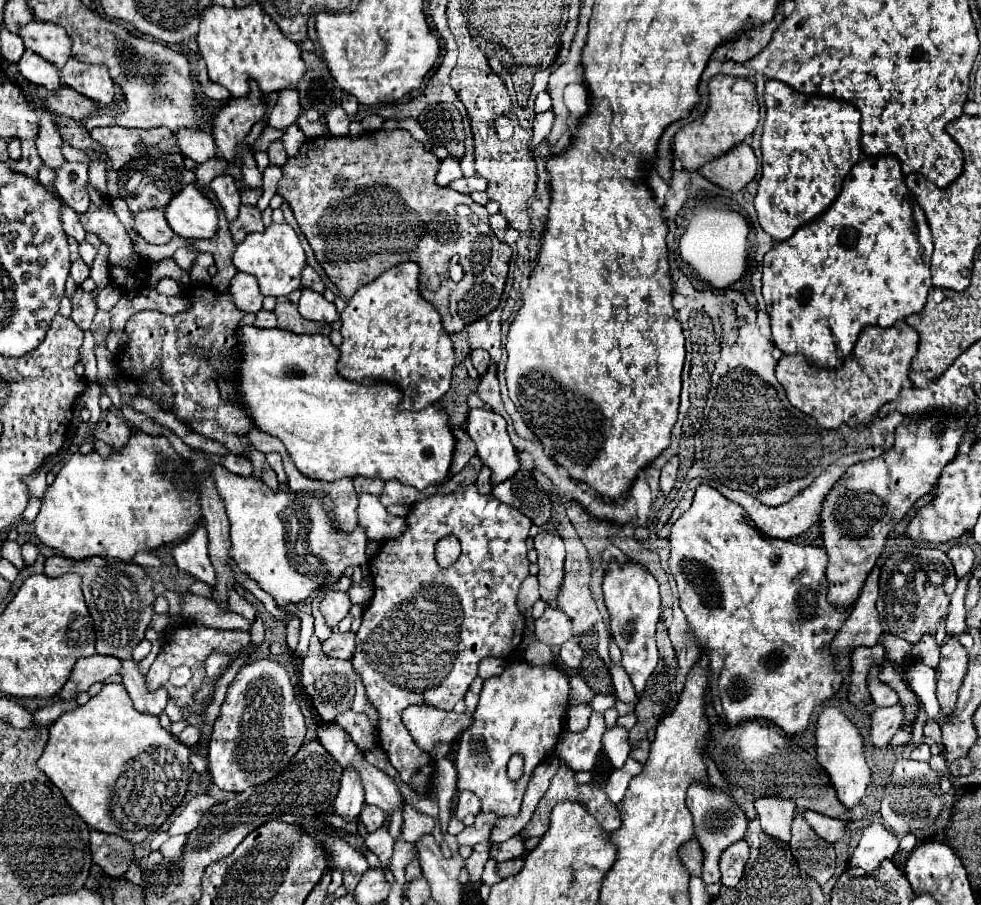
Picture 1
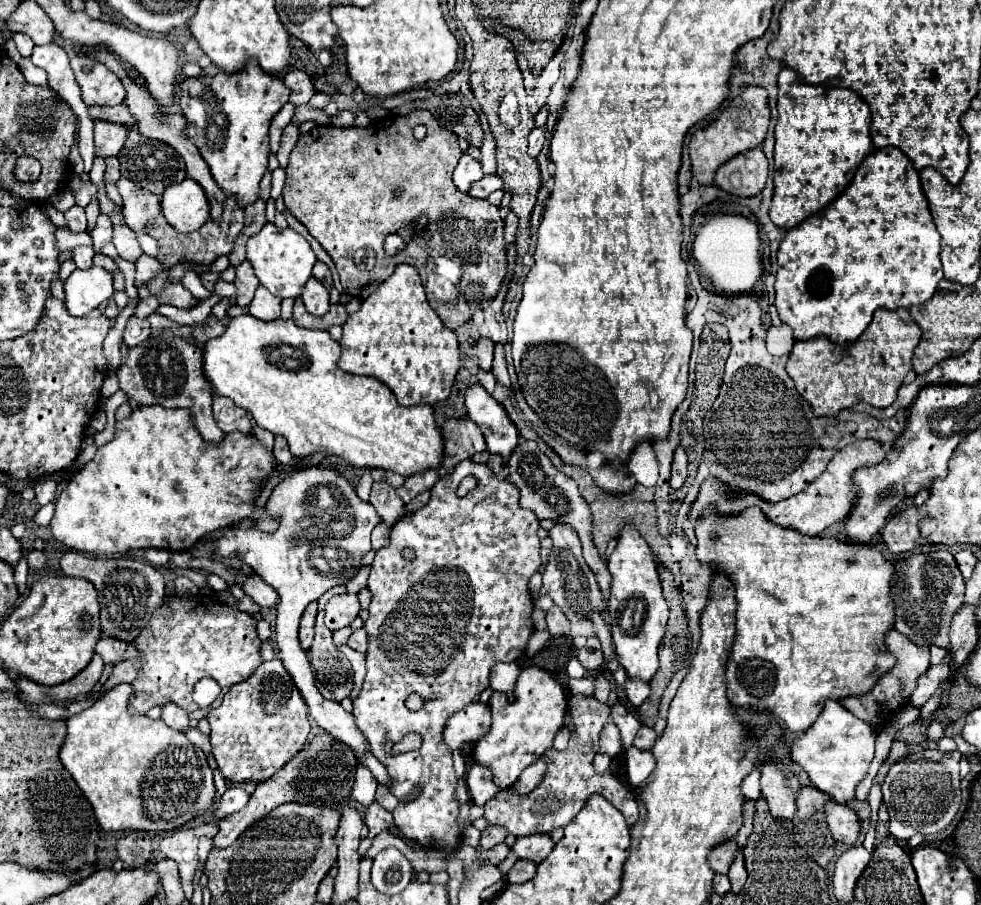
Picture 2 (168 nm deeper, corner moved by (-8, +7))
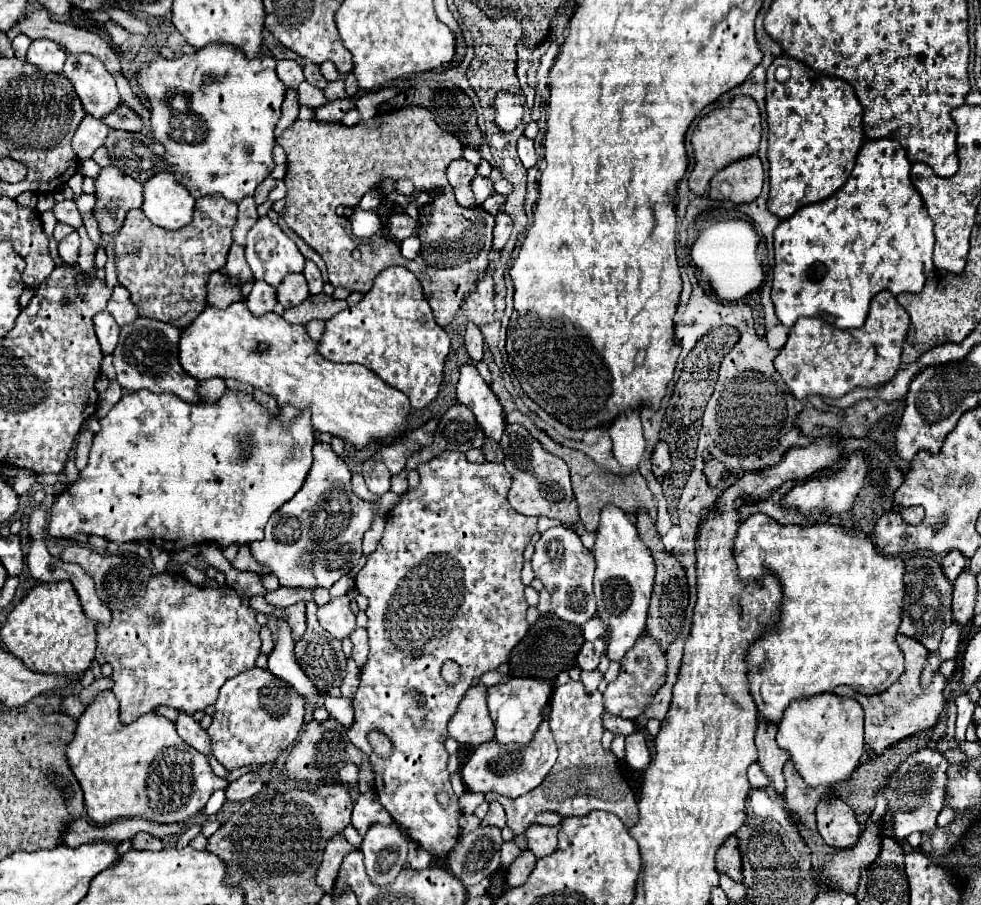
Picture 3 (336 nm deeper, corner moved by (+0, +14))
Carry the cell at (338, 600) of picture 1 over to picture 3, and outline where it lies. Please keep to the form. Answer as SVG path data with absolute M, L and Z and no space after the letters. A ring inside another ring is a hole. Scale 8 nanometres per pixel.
M342 595L318 607L320 625L336 639L344 639L356 629L356 615L350 609L350 597Z

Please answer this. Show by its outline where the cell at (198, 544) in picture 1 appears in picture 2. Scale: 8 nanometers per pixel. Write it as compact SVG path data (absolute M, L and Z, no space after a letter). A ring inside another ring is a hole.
M250 576L246 584L242 584L244 592L260 606L268 606L268 608L276 608L278 604L278 594L274 588L270 588L270 584L266 584L264 580L260 580L260 576Z

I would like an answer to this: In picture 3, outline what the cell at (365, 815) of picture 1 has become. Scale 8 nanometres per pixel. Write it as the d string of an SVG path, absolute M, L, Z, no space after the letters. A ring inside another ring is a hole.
M362 793L352 811L352 825L358 829L360 835L366 835L374 823L390 825L394 819L390 813L380 805L376 793Z

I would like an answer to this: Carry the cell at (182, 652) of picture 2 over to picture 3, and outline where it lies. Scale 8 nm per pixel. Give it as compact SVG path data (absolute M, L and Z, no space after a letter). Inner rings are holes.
M156 573L148 581L144 599L124 613L112 613L110 627L98 629L96 661L112 665L114 695L120 703L120 721L130 723L138 715L150 713L156 705L168 705L192 715L194 711L204 711L216 701L218 689L226 679L236 677L242 671L254 667L260 655L260 625L254 619L254 611L248 599L242 599L230 589L226 595L218 589L196 587L178 573Z

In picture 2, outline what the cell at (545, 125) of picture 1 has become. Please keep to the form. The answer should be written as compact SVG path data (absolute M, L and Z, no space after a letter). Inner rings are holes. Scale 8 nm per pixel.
M534 128L528 136L528 156L536 158L544 146L546 140L546 128Z

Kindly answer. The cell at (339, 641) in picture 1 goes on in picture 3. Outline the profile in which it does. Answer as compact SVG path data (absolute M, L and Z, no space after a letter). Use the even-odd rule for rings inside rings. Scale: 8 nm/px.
M362 627L354 629L352 635L350 635L350 641L352 641L352 645L354 645L352 657L354 657L356 665L362 667L362 665L364 665L364 659L366 659L366 655L368 655L368 637L366 637L366 629L362 629Z

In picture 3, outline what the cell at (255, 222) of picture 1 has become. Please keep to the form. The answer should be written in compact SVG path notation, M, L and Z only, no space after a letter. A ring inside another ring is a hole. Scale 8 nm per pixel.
M244 197L238 205L238 219L236 225L232 229L232 237L234 243L238 245L246 245L246 233L250 231L250 227L258 221L258 213L256 213L256 203L252 197Z

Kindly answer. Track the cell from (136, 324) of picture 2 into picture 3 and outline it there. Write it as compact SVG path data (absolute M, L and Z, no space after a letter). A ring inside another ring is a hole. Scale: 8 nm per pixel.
M120 283L114 287L112 297L110 297L106 309L112 313L112 317L116 319L116 323L118 323L120 327L124 327L124 325L128 325L128 323L132 323L132 321L138 319L136 305L130 301L128 289L122 287Z

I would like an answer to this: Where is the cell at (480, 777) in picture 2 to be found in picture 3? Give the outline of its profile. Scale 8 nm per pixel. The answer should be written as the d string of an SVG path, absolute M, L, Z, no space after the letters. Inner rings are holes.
M542 721L528 749L512 749L512 745L496 745L494 741L480 743L478 747L474 747L474 753L468 759L468 763L462 767L460 775L464 779L464 785L474 793L494 791L498 795L506 795L514 799L538 787L546 777L546 773L556 763L556 757L558 757L558 751L556 751L556 743L552 741L548 721Z

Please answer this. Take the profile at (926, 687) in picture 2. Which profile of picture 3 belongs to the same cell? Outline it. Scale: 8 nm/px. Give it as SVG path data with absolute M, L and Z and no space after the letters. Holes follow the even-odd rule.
M952 623L946 631L944 631L944 637L940 641L940 647L938 647L938 657L942 661L950 661L956 657L958 653L958 645L960 645L960 625Z

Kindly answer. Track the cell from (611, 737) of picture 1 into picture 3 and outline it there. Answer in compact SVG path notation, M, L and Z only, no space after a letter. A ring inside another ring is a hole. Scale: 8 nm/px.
M644 633L644 637L636 641L632 651L628 651L628 657L624 657L620 677L614 683L608 683L604 691L606 711L622 719L636 719L638 715L644 713L646 705L650 703L650 697L658 691L658 687L664 681L666 681L666 653L660 647L656 647L656 643Z

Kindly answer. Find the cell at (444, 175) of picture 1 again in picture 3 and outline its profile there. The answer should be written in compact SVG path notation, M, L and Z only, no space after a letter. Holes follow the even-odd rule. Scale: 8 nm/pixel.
M456 159L448 165L446 169L446 177L456 193L456 201L460 205L468 205L468 207L474 207L474 197L472 197L472 191L470 191L470 181L472 177L476 175L476 165L468 163L466 159Z

